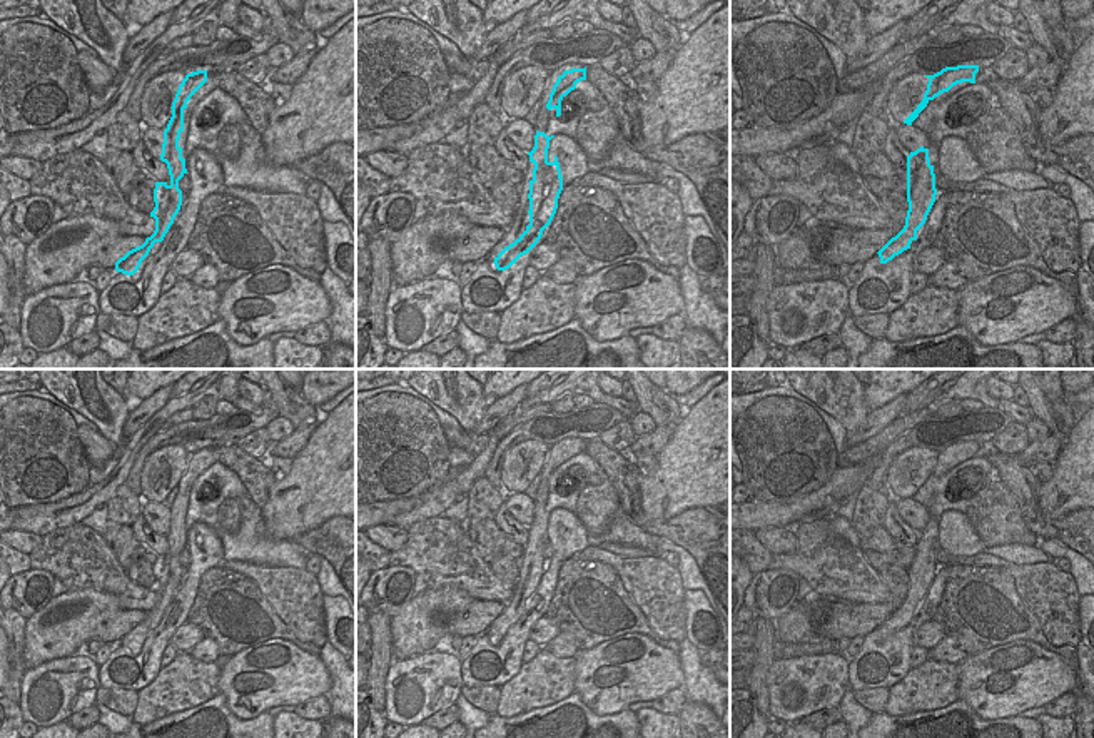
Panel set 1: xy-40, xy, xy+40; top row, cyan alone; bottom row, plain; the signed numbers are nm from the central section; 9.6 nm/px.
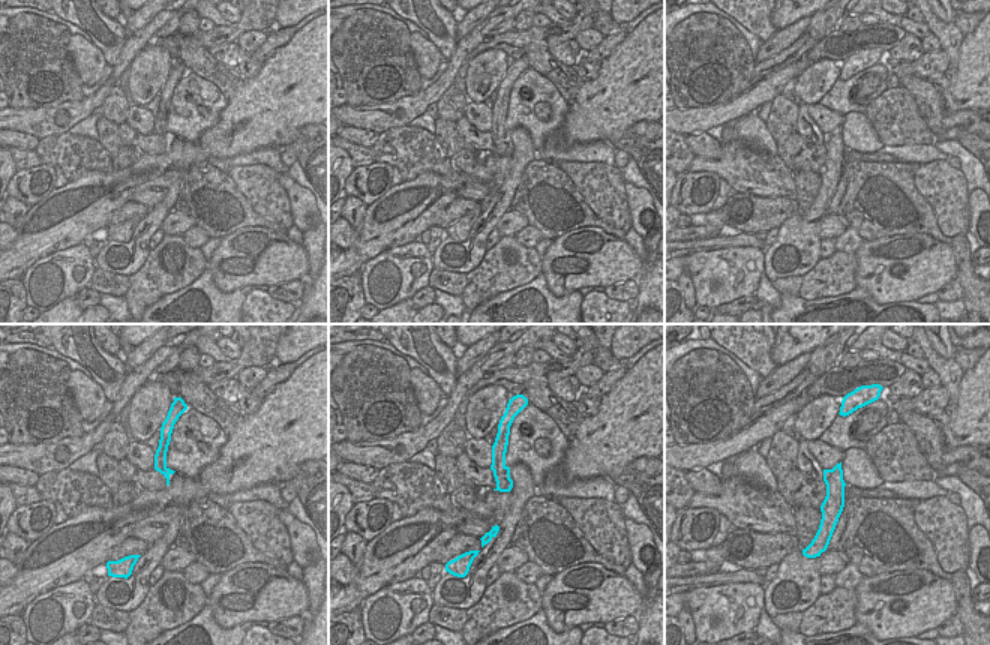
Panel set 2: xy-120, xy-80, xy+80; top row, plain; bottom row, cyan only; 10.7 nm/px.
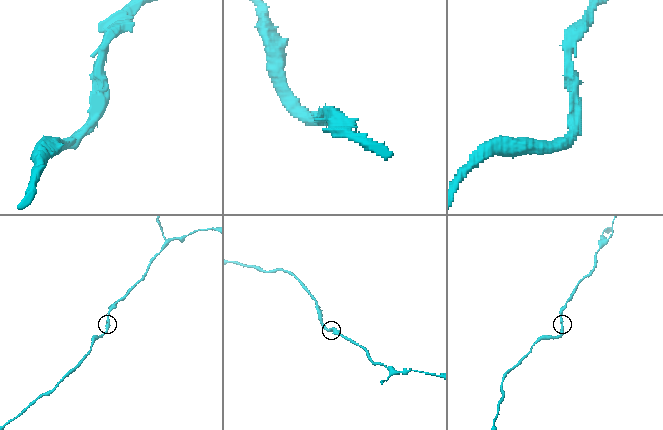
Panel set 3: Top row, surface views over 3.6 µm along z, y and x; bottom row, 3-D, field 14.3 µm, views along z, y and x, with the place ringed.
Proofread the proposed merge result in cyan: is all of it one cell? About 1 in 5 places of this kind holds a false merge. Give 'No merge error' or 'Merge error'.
No merge error

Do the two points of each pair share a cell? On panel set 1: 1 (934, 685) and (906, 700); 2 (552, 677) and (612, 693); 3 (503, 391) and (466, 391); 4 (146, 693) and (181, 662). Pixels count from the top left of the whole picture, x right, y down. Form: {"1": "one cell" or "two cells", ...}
{"1": "one cell", "2": "two cells", "3": "two cells", "4": "one cell"}

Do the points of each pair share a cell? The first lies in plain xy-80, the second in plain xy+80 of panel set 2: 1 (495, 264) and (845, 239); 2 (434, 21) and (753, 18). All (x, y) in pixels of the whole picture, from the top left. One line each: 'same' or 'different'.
1: different
2: same

